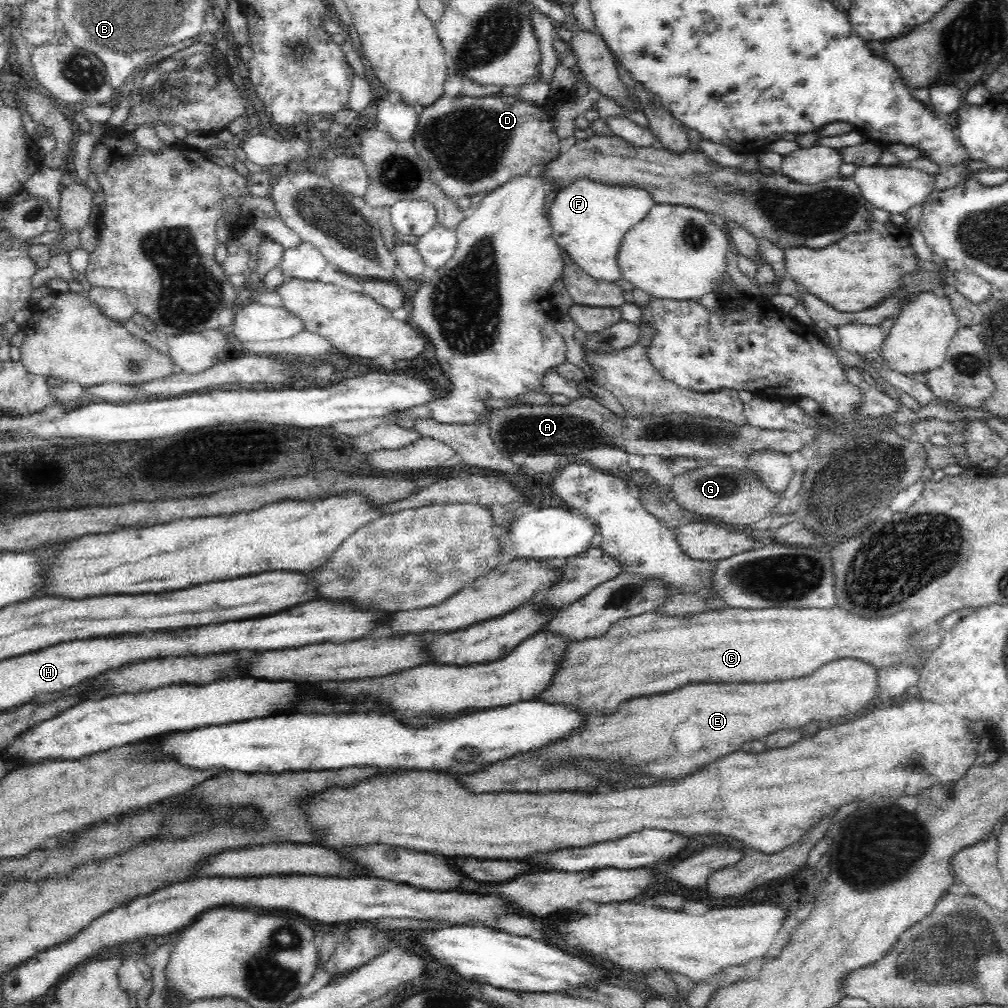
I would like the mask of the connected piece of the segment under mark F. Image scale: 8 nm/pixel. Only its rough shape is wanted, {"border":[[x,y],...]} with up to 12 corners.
{"border":[[578,177],[548,208],[563,253],[597,281],[622,277],[623,236],[655,202]]}

